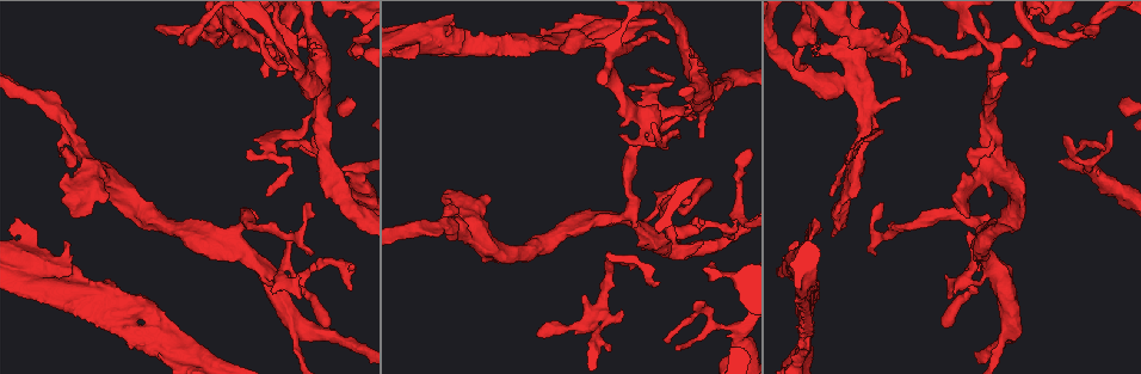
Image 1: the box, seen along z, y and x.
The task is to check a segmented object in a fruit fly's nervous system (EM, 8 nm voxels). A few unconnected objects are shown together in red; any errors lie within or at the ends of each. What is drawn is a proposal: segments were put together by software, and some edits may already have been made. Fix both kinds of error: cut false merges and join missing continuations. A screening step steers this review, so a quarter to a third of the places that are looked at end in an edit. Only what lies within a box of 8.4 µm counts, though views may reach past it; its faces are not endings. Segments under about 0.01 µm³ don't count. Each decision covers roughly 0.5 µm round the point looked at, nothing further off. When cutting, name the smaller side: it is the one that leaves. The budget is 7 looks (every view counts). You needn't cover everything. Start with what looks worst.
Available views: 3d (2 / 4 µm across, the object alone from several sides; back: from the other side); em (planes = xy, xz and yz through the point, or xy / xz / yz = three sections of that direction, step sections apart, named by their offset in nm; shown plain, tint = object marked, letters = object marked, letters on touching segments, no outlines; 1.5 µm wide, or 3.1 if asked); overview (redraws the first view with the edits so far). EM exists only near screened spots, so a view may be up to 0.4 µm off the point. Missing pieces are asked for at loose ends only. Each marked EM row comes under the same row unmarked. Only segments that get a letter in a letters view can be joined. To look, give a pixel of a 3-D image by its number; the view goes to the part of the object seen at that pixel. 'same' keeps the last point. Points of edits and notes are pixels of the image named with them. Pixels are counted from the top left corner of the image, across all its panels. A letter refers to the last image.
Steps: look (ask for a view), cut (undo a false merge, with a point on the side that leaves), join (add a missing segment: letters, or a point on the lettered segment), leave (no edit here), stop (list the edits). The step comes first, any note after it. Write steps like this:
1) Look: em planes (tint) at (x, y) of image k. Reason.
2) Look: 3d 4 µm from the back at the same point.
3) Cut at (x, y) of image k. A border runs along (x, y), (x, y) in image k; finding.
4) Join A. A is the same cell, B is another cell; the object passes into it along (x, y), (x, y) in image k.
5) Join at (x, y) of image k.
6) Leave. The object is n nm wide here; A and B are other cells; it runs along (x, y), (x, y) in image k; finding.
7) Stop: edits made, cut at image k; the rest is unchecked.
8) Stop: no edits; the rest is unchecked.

Look: 3d 2 µm at (1072, 155) of image 1. Sharp bend.

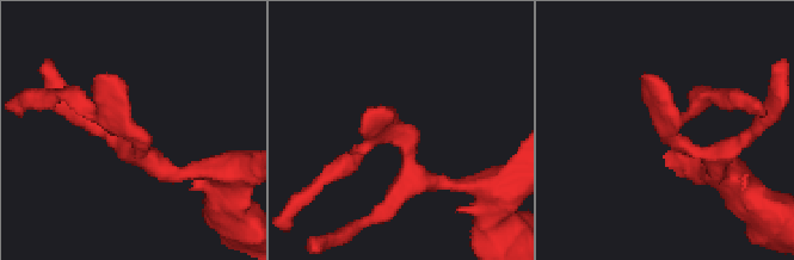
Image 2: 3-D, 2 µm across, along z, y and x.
Look: em planes (letters) at (113, 127) of image 2.

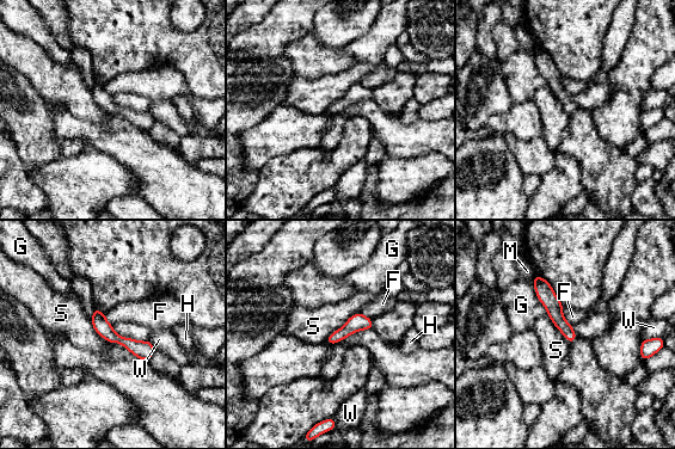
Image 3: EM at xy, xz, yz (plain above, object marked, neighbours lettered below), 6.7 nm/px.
Leave. The object is 90 nm wide here; F, G, H, M, S and W are other cells; a border runs along (360, 312), (351, 315), (324, 340) in image 3; continuous, no second neuron.

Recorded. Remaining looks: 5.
Look: em xz step 4 (tint) at (537, 334) of image 1. Branch stops here.

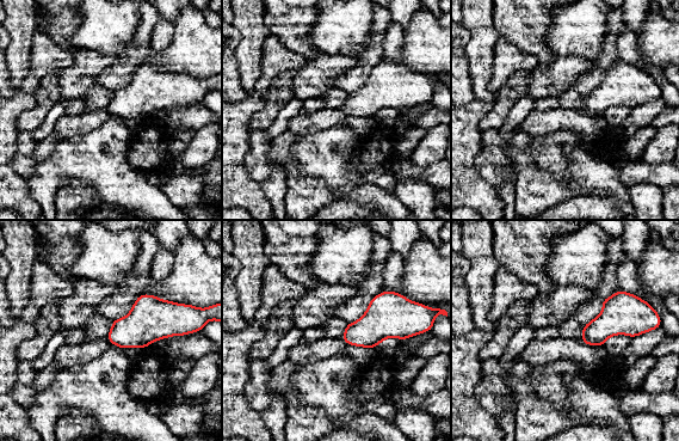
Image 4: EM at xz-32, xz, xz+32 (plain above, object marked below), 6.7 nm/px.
Look: em planes (letters) at the same point. Another direction.

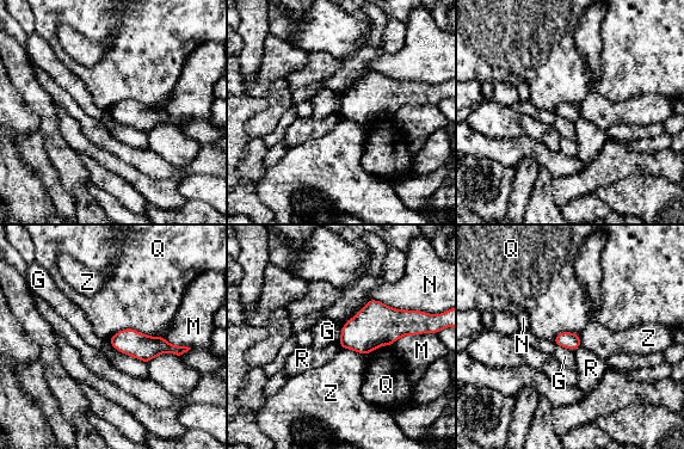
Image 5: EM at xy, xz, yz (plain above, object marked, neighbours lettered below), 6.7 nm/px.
Leave. The longest contact is with Q, 360 nm; G, M, N, Q, R and Z are other cells; it runs along (114, 339), (141, 346), (183, 349) in image 5; no lettered segment goes on from it.

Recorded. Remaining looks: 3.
Look: em planes (letters) at (813, 43) of image 1. Free end.

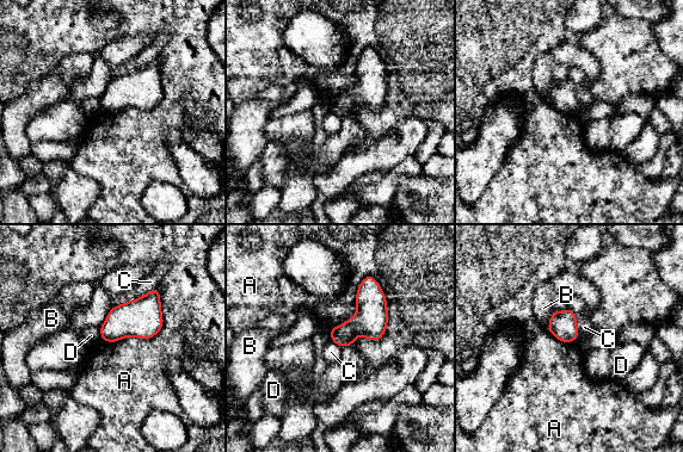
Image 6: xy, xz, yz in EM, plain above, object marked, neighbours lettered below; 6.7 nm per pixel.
Leave. The longest contact is with A, 500 nm; A, B, C and D are other cells; a border runs along (159, 289), (154, 335), (102, 340) in image 6; no lettered segment goes on from it.

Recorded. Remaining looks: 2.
Stop: no edits; the rest is unchecked.

